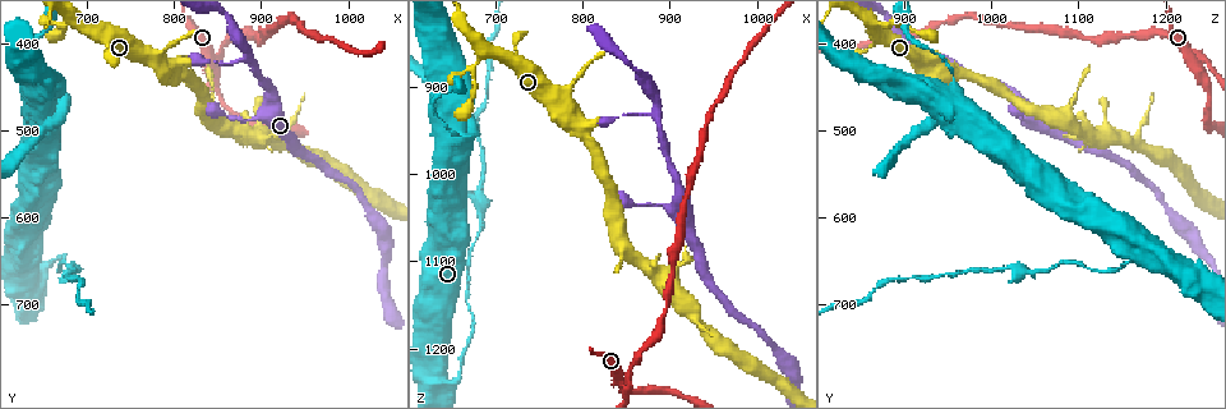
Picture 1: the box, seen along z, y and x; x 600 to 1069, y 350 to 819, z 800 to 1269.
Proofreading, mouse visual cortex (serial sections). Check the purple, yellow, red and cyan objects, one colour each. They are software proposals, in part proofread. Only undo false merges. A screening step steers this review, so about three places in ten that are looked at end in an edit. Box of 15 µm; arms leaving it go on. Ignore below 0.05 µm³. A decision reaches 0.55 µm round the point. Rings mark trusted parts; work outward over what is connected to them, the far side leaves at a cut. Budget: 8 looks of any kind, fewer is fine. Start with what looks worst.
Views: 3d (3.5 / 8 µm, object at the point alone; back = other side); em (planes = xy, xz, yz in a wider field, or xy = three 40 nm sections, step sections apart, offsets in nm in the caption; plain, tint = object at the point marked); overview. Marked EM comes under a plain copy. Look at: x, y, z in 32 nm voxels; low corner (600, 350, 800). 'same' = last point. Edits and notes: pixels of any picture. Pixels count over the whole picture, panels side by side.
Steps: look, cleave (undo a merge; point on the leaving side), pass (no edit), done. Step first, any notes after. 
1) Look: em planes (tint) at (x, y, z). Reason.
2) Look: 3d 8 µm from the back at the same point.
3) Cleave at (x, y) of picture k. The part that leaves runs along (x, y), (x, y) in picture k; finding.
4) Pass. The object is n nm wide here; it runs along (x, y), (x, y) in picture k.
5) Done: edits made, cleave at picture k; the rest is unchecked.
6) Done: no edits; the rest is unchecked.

Look: 3d 3.5 µm at (660, 655, 1235). Thick turns thin.

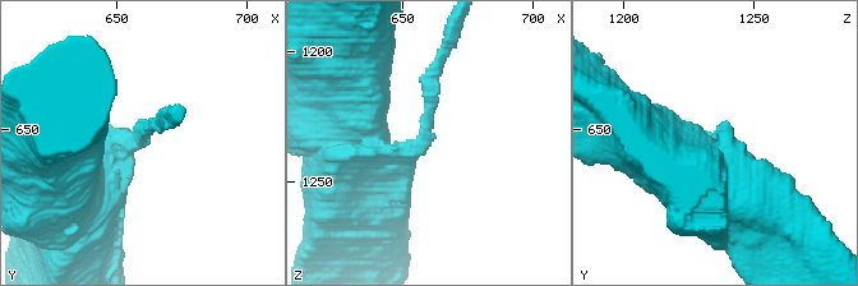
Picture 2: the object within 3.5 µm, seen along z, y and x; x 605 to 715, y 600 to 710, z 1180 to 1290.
Look: em planes (tint) at (656, 654, 1236). The arms are 200, 600 nm wide; need the tissue.

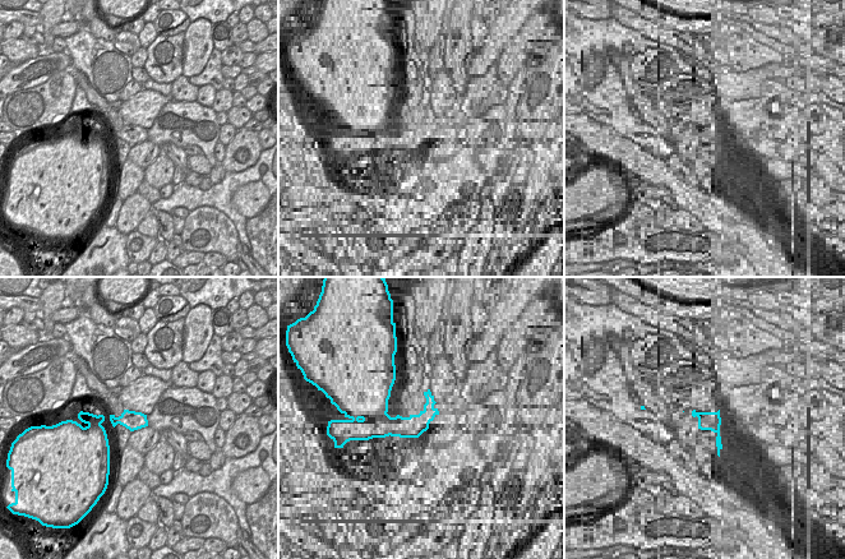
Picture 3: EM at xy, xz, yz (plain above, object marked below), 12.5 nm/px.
Cleave at (429, 111) of picture 2. The object is 240 nm wide here; the part that leaves runs along (411, 151), (450, 42) in picture 2; a second cell is stuck on.

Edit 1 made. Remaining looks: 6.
Look: 3d 3.5 µm at (670, 470, 965). Thick turns thin.

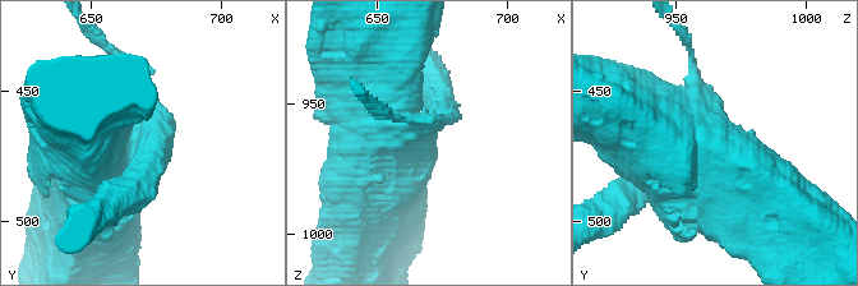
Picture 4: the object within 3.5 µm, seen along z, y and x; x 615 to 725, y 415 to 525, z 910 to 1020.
Look: em xy step 5 (tint) at (667, 472, 963).

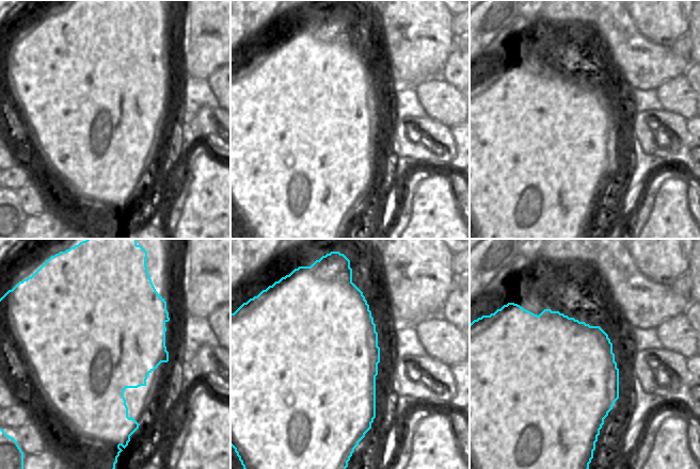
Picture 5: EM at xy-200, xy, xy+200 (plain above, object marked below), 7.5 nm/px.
Cleave at (160, 155) of picture 4. The object is 900 nm wide here; a second cell is stuck on.

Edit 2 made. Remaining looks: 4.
Look: 3d 3.5 µm at (855, 420, 1245). Two arms at a narrow angle.

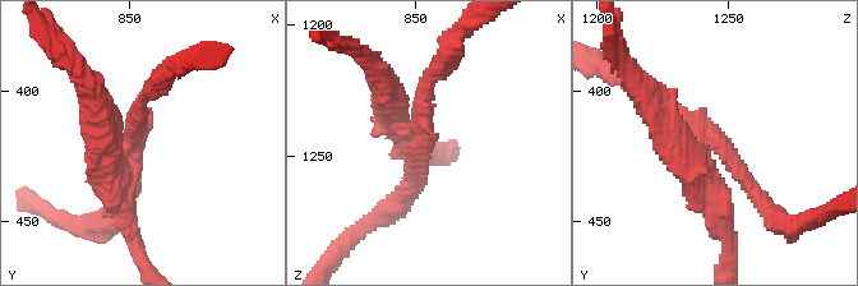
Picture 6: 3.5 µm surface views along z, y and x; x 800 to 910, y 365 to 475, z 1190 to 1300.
Look: em xy step 3 (tint) at (850, 420, 1244). 3 arms meet here; the arms are 200, 350, 350 nm wide; now the EM.

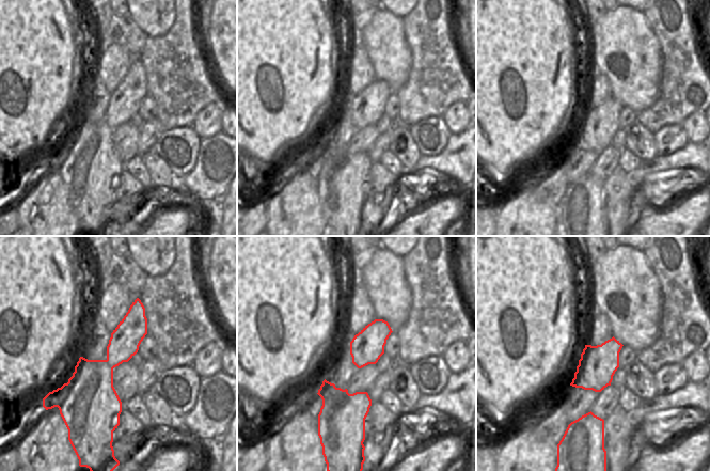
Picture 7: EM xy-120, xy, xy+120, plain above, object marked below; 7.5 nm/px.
Cleave at (747, 179) of picture 6. The object is 240 nm wide here; the part that leaves runs along (415, 105), (459, 33) in picture 6; two cells meet here.

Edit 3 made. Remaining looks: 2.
Done: edits made, cleave at picture 2, cleave at picture 4, cleave at picture 6; the rest is unchecked.

